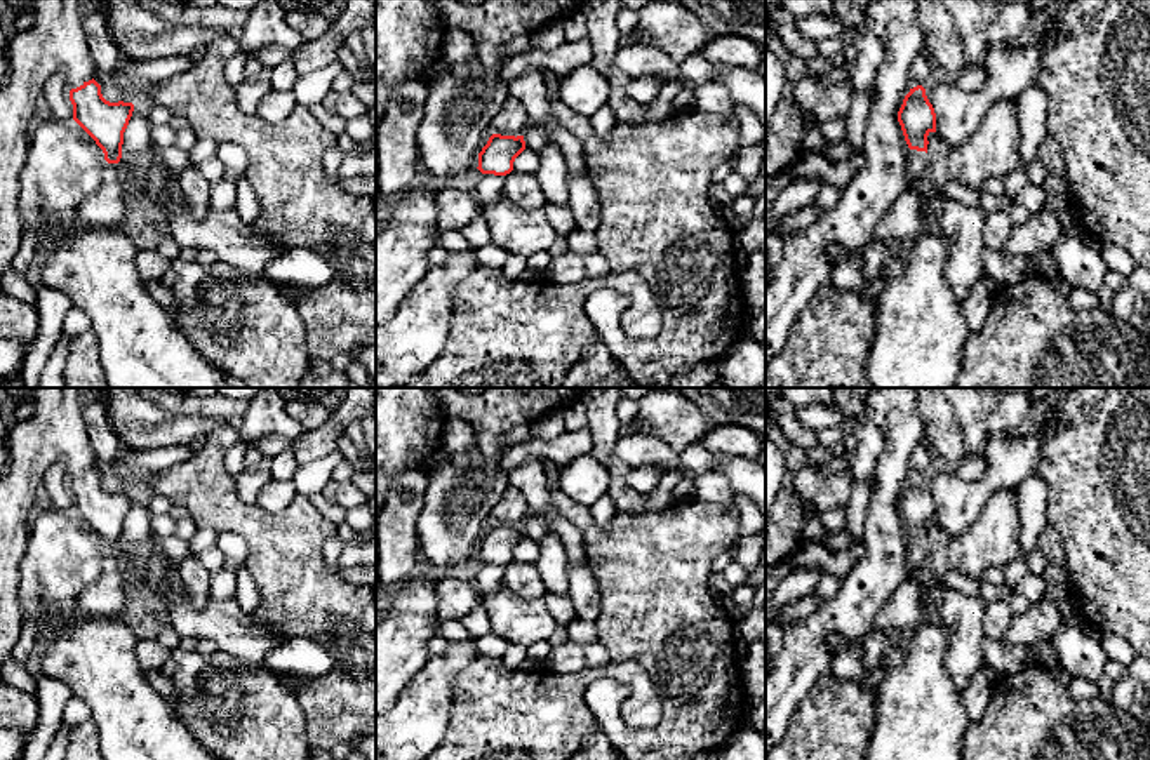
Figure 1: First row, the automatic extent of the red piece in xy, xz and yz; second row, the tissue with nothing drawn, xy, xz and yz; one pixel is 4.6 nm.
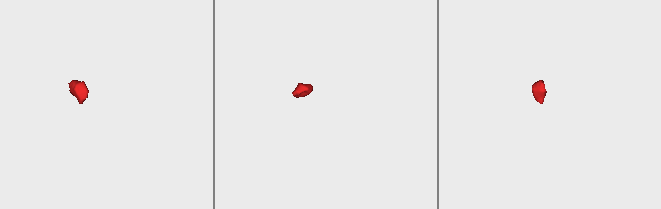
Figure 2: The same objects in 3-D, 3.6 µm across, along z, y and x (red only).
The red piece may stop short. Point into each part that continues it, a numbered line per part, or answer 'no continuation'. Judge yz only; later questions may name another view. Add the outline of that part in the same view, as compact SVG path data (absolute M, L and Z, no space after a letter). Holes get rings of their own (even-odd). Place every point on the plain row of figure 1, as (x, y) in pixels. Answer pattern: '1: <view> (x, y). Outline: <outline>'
1: yz (917, 552). Outline: M908 537L906 544L908 576L920 579L927 570L929 558L931 558L929 543Z

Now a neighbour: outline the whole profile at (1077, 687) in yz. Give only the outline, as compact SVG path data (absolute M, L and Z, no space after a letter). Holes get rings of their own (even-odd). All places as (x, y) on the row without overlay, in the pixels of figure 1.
M1068 673L1068 680L1065 682L1065 689L1068 690L1068 694L1075 699L1089 699L1089 697L1100 697L1100 699L1108 699L1098 687L1094 682L1077 677L1077 675L1070 675Z

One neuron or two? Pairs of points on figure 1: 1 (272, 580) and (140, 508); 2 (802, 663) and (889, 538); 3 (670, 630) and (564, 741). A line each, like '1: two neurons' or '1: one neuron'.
1: two neurons
2: one neuron
3: two neurons

